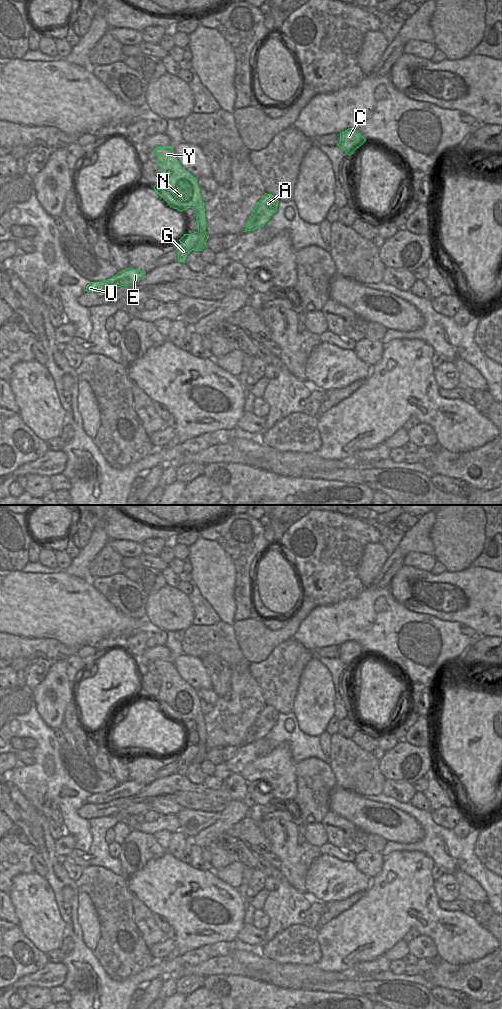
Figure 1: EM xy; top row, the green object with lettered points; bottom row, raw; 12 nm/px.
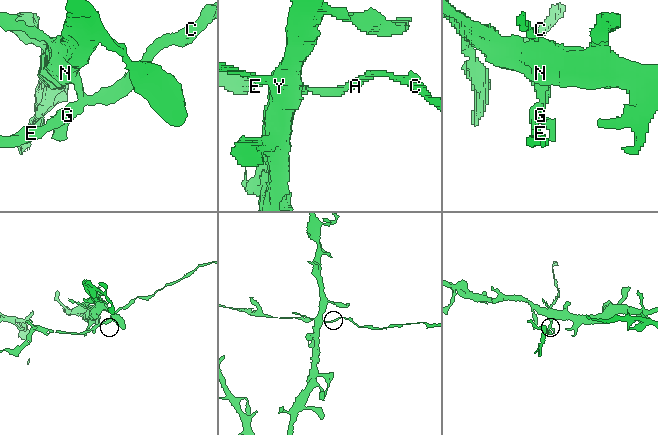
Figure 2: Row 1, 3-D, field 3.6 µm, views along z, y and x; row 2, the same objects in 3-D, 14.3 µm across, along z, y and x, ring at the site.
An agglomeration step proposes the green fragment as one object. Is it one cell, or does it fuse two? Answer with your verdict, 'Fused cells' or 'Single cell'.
Fused cells

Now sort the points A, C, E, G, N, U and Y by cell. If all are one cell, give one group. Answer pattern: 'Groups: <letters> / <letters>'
Groups: A C E G U / N Y

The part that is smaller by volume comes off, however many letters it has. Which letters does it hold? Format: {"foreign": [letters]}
{"foreign": ["A", "C", "E", "G", "U"]}

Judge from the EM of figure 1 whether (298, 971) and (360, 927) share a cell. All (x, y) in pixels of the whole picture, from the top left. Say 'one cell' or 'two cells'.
two cells

